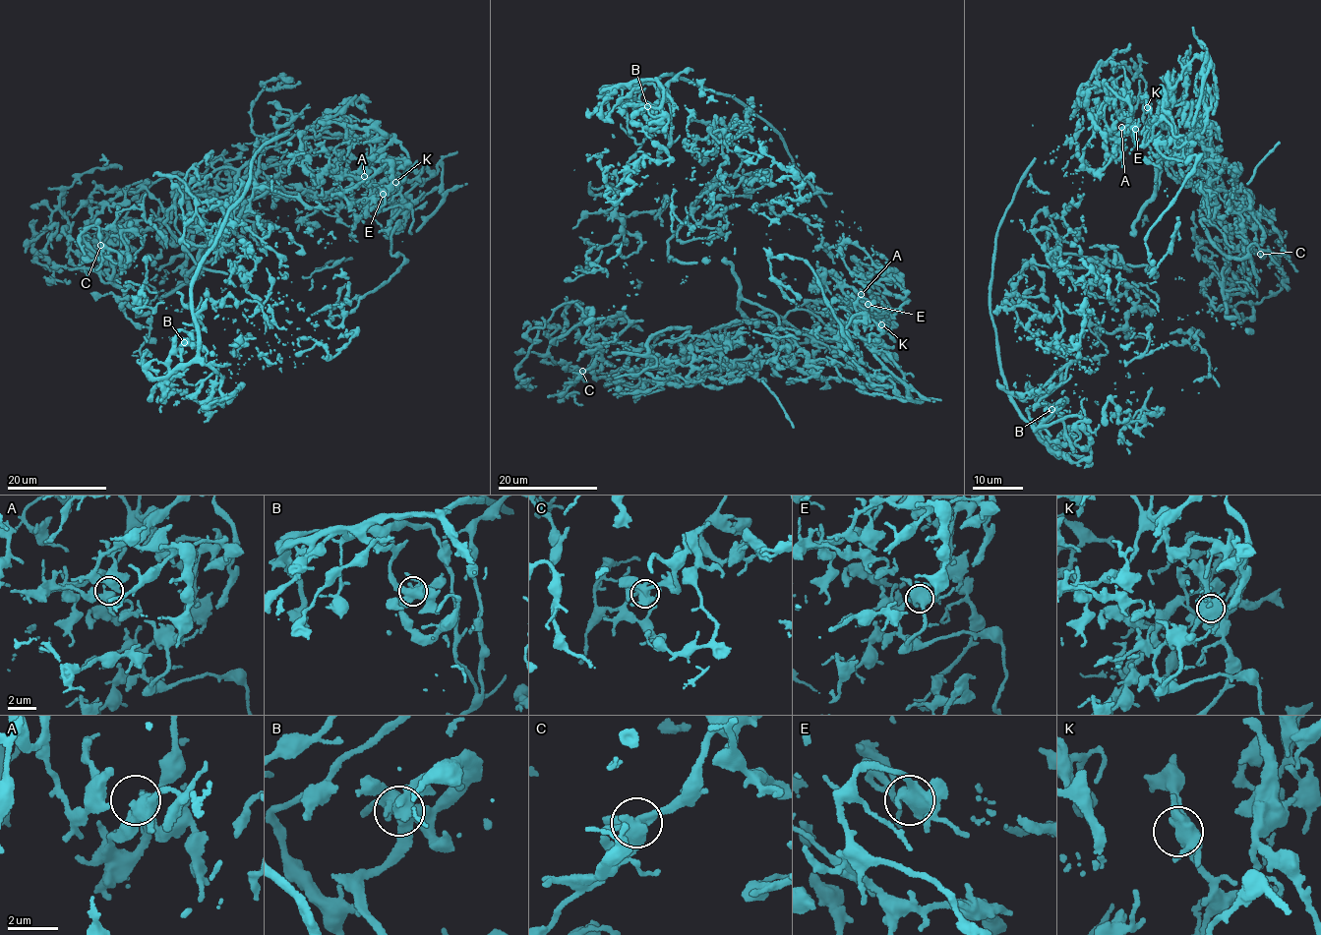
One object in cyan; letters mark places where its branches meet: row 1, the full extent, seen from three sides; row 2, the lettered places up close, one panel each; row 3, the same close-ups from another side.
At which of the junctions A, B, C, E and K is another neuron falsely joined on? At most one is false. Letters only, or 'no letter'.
B

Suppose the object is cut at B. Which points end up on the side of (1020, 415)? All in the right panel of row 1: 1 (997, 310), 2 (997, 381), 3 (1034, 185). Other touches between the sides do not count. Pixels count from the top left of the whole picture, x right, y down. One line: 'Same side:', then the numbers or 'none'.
Same side: none

